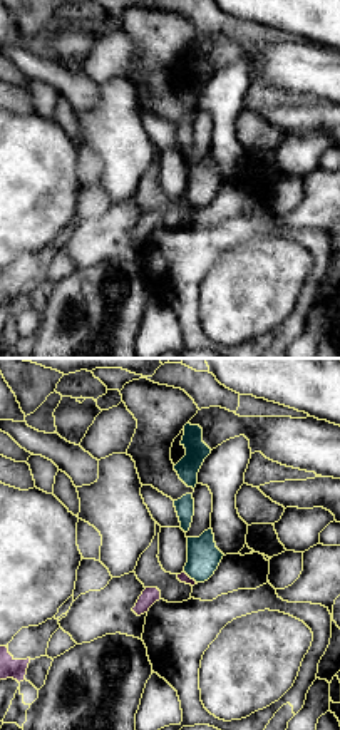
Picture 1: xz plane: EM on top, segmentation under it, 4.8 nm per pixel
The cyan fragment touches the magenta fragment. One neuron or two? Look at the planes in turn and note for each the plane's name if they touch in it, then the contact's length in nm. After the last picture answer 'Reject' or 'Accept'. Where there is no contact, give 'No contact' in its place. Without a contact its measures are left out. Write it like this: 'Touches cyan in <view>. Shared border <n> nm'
Touches cyan in xz. Shared border 90 nm

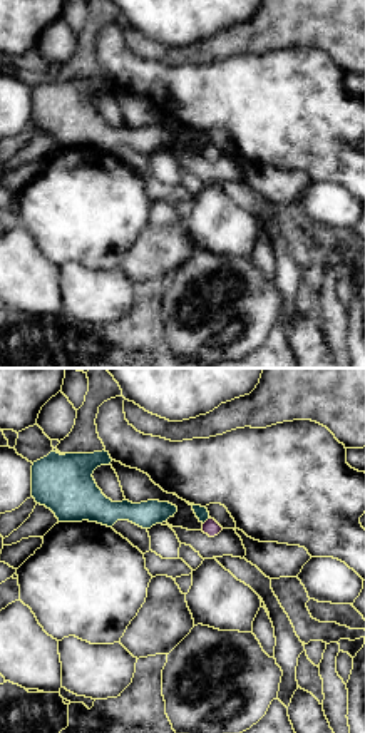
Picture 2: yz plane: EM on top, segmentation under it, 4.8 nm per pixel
Touches cyan in yz. Shared border 50 nm

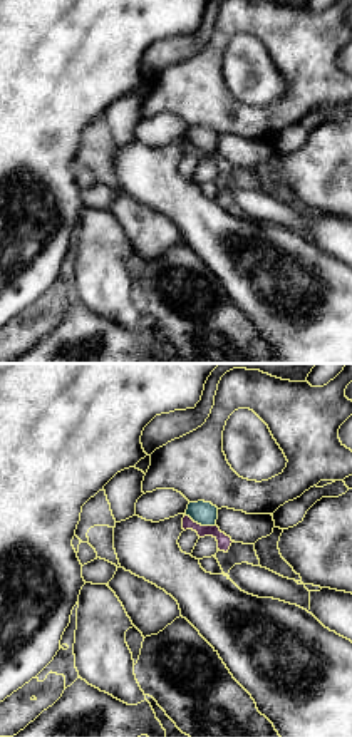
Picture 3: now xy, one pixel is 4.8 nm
Touches cyan in xy. Shared border 170 nm

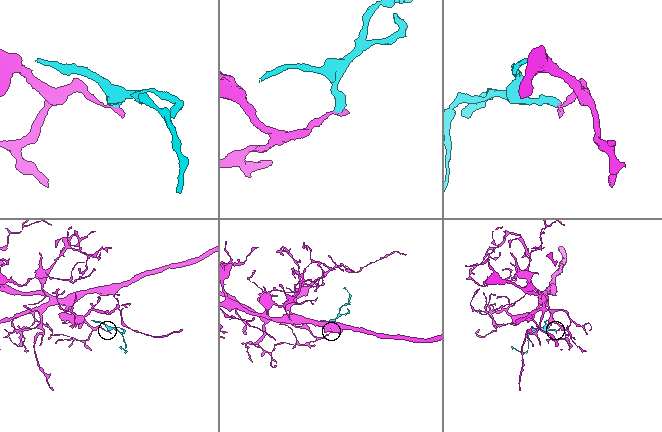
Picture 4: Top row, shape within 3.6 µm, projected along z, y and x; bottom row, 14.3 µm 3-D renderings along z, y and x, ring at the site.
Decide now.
Reject

